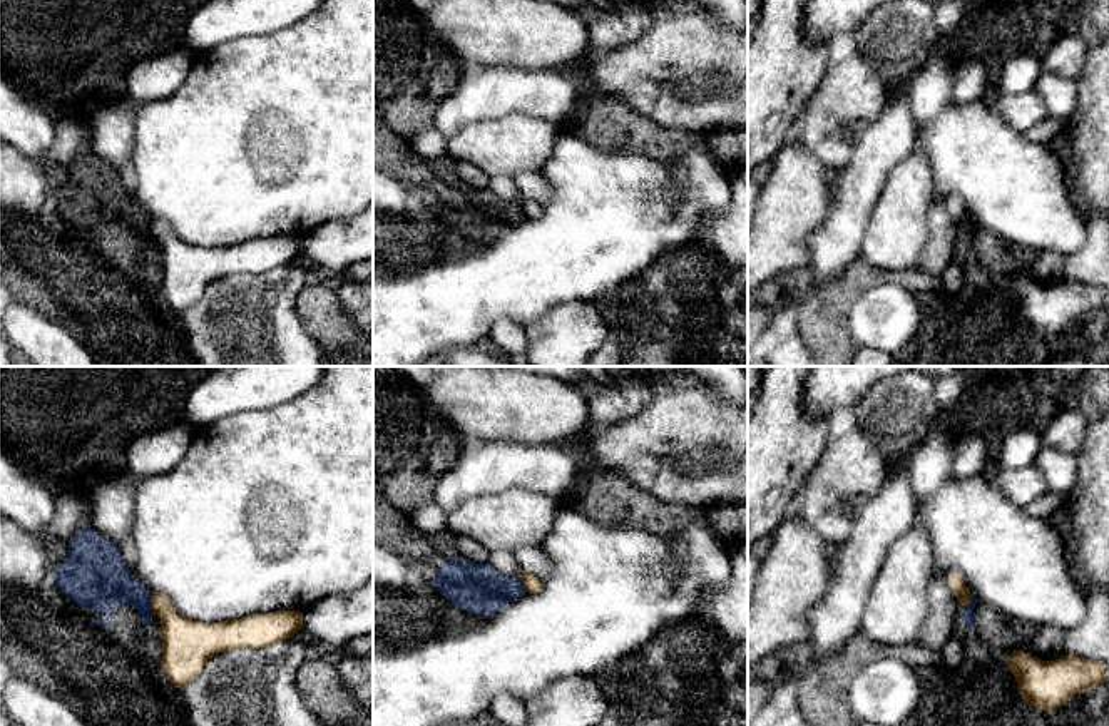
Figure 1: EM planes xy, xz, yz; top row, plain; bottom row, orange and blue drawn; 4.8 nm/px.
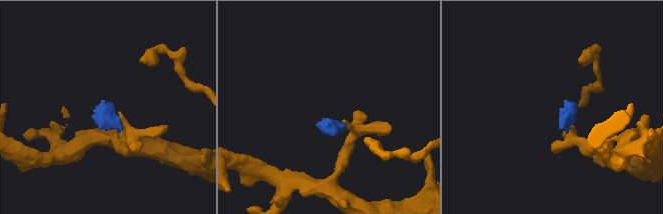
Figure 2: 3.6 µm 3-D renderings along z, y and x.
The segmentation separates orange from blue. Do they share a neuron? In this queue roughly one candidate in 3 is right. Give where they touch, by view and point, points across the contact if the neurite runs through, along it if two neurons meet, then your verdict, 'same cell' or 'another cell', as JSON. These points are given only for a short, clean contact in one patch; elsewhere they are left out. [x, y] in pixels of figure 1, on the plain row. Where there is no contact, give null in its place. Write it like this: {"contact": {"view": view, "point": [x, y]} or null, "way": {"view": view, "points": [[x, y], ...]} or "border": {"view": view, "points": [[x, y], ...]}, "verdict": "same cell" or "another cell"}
{"contact": {"view": "xy", "point": [151, 228]}, "border": {"view": "xy", "points": [[149, 219], [151, 235]]}, "verdict": "another cell"}

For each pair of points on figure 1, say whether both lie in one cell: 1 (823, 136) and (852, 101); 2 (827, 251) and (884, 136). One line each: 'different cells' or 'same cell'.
1: same cell
2: same cell

